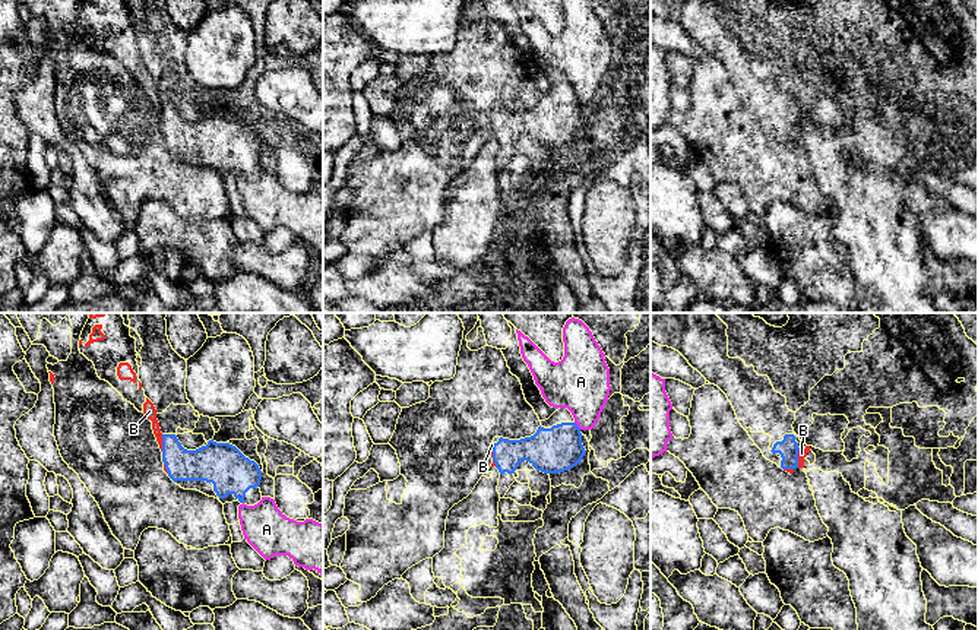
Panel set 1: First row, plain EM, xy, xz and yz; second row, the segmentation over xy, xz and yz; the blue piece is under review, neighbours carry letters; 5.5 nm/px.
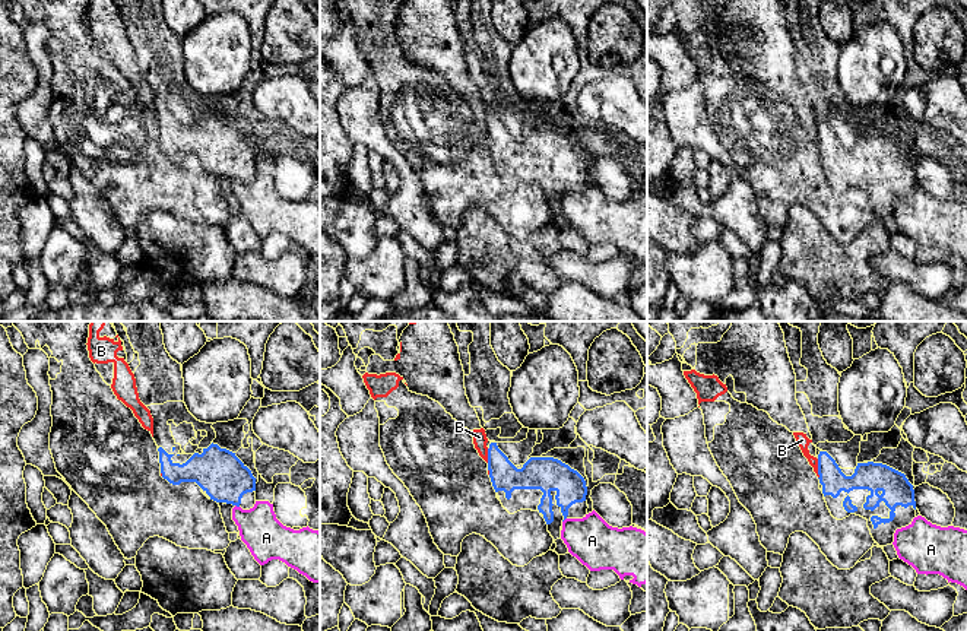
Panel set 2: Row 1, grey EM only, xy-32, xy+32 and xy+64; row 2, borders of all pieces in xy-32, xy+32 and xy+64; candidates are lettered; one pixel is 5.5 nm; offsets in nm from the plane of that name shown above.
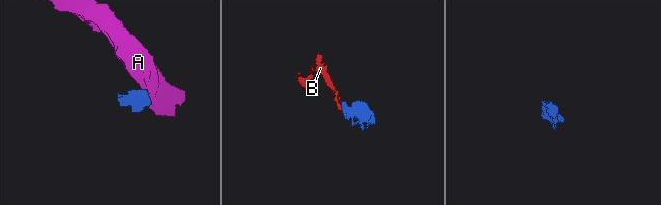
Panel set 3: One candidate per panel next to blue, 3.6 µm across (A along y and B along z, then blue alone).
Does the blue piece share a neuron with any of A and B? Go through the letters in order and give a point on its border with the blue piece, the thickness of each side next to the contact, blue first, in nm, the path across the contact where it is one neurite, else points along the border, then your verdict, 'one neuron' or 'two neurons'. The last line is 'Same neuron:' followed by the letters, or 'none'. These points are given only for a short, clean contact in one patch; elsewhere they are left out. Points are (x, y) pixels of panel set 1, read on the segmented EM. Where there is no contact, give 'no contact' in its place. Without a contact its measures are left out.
A: meets blue in xz at (576, 426); 260 nm thick on the blue side, 320 nm on the other; two neurons
B: meets blue in yz at (797, 458); 110 nm thick on the blue side, 50 nm on the other; border along yz (798, 449), (797, 467); two neurons
Same neuron: none

